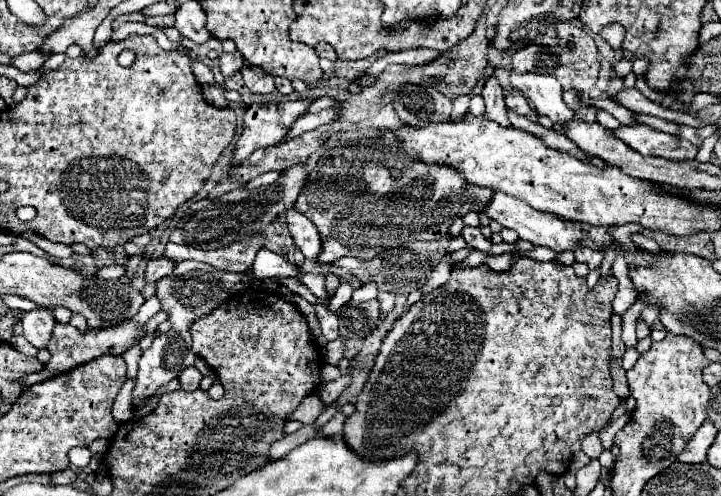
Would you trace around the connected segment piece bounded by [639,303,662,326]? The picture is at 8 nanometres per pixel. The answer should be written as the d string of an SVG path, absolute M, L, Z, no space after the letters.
M656 303L656 305L646 306L644 310L641 312L639 319L645 321L648 326L652 326L655 320L658 318L658 309L660 309L660 307L662 307L660 303Z

